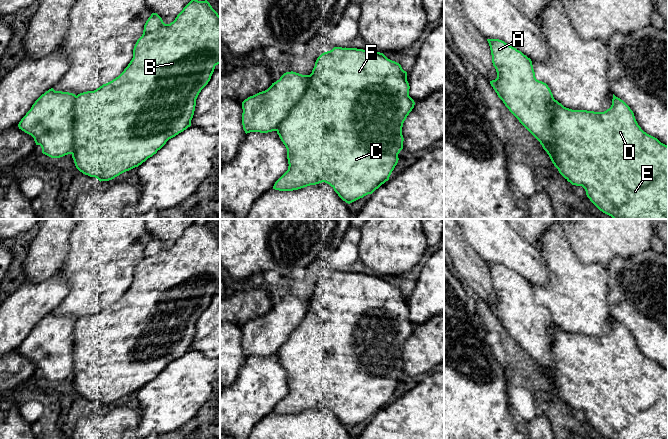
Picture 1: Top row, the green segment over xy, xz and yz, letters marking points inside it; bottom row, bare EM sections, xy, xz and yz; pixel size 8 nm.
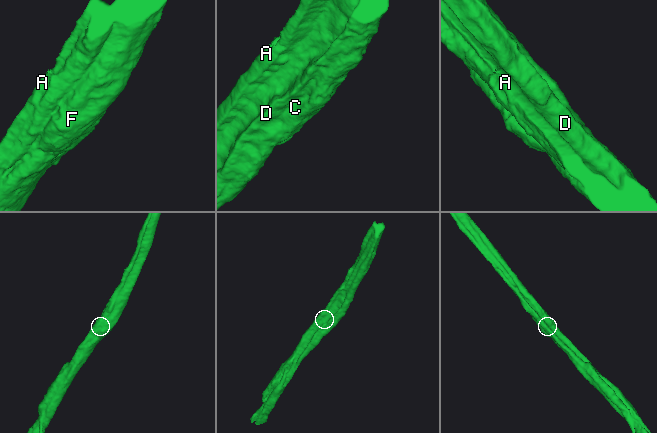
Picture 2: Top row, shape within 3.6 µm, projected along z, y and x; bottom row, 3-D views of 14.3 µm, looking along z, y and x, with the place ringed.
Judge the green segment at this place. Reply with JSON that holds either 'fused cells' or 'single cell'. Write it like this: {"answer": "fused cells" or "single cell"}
{"answer": "fused cells"}

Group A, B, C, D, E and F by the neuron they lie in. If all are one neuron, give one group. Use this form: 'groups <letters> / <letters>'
groups A / B C D E F

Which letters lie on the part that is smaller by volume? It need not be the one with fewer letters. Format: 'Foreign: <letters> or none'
Foreign: A

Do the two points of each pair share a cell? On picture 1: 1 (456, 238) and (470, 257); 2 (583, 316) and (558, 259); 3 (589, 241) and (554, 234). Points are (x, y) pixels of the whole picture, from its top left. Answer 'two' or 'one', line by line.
1: one
2: one
3: two

